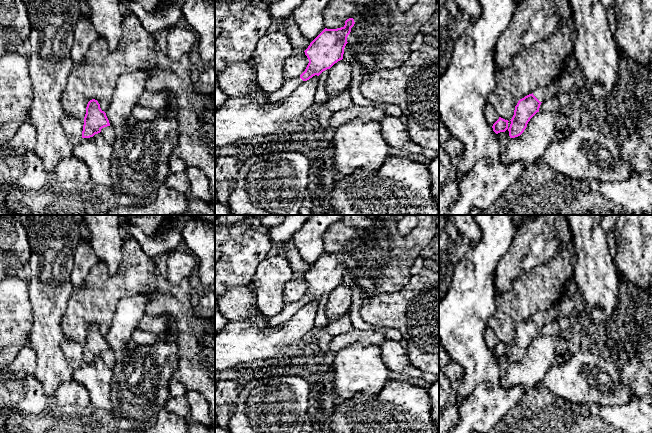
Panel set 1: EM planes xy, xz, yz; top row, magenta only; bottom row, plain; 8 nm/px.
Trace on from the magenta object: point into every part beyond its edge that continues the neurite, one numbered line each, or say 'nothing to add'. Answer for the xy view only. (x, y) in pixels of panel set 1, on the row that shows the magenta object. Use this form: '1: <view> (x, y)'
nothing to add

